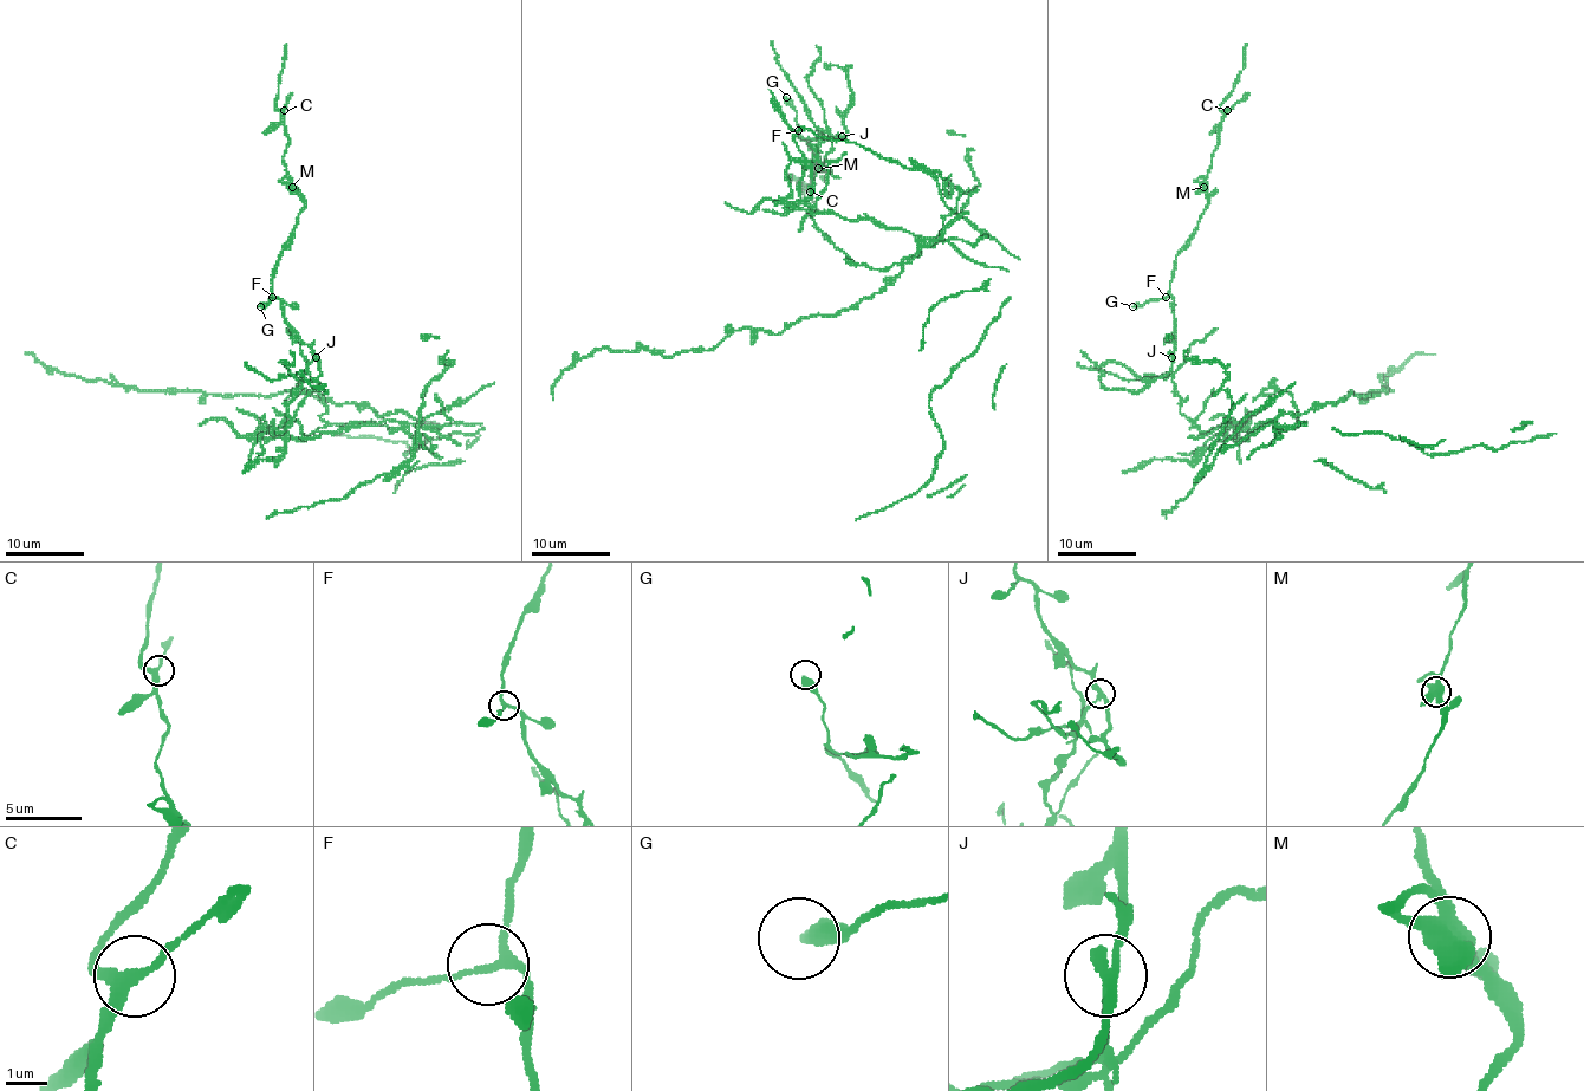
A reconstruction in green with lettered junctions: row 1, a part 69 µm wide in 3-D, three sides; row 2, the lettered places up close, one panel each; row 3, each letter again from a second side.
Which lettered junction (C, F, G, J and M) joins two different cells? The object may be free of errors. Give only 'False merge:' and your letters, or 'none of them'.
False merge: J

